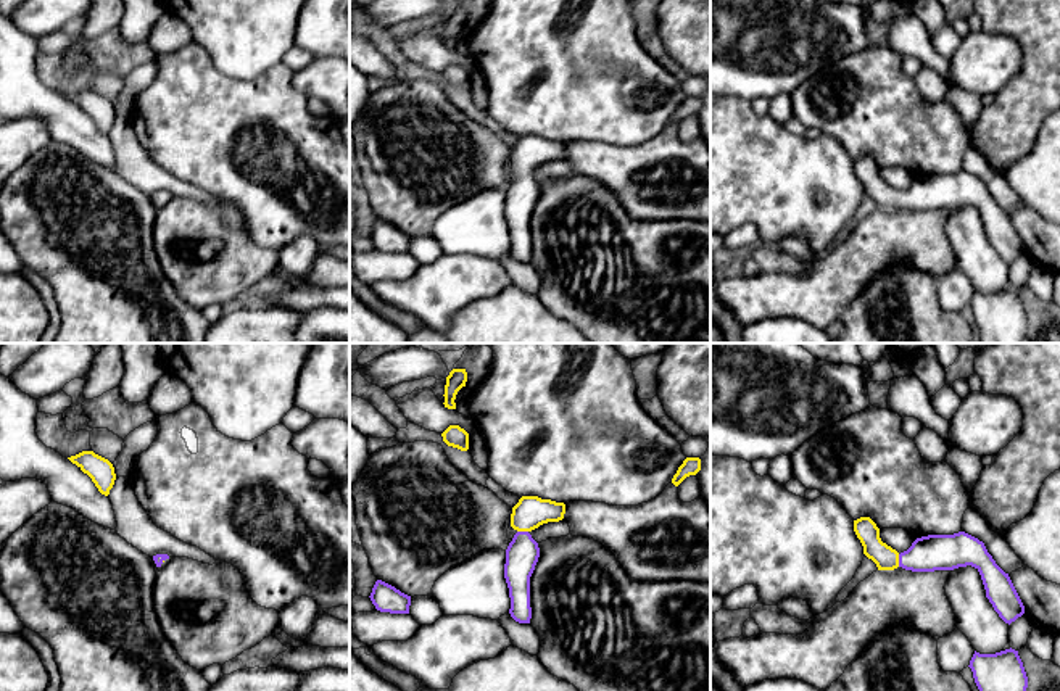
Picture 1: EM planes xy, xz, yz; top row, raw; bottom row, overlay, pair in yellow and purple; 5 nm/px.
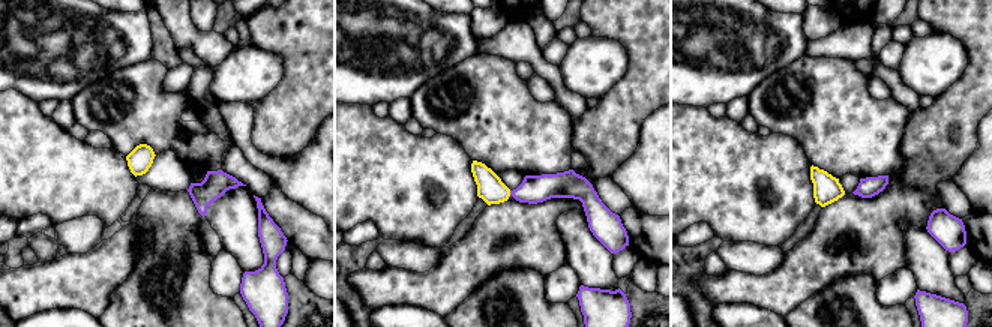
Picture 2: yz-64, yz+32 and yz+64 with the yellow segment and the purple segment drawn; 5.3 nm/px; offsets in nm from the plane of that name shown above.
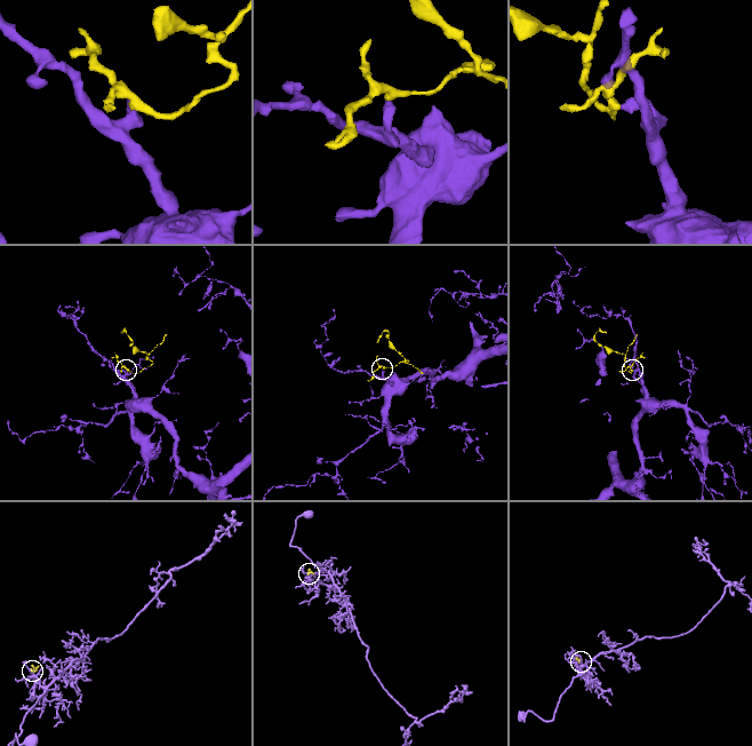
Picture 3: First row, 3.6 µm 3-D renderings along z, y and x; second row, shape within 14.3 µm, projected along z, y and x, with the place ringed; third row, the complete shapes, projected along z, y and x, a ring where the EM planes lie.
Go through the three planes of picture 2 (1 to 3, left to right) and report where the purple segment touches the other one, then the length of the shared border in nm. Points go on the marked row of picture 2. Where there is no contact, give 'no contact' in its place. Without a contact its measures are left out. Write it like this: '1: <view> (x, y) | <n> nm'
1: no contact
2: yz+32 (509, 192) | 30 nm
3: no contact

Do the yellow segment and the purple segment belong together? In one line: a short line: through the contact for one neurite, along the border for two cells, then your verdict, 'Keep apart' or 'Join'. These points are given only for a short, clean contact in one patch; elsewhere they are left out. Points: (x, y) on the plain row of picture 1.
Line: yz (885, 197), (898, 200), (915, 198), (930, 192). Join

